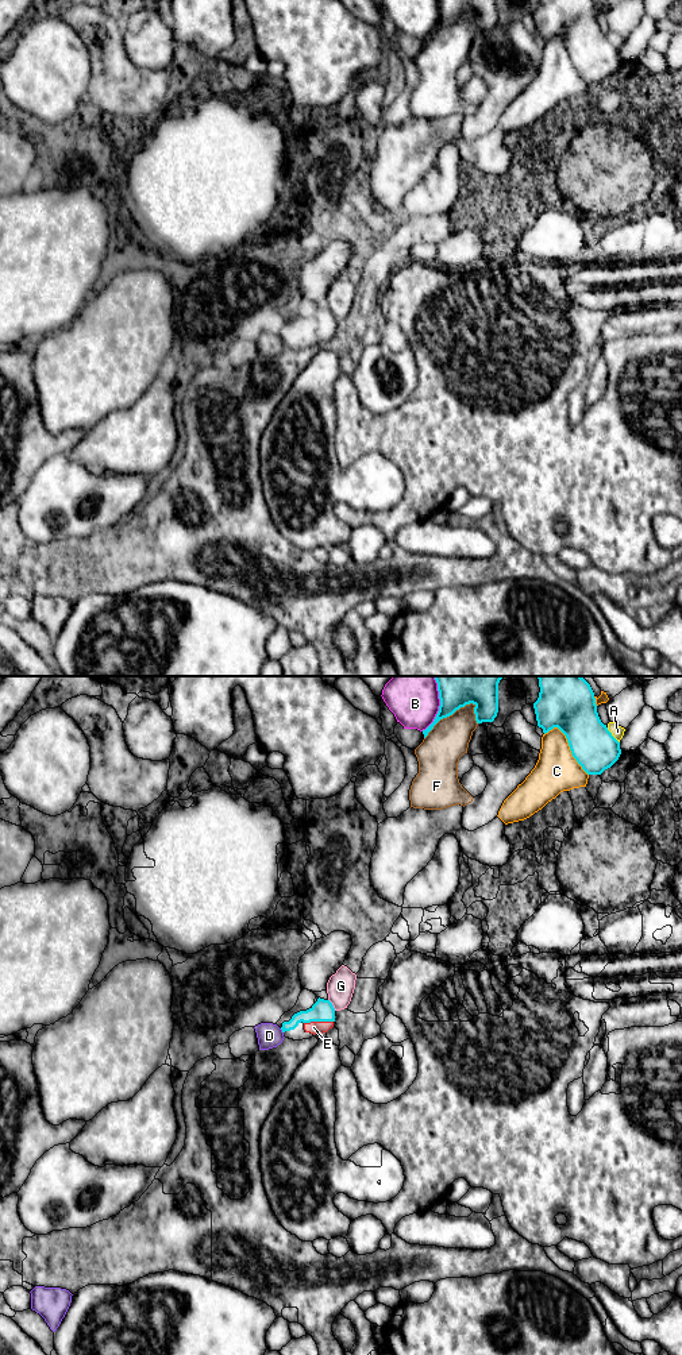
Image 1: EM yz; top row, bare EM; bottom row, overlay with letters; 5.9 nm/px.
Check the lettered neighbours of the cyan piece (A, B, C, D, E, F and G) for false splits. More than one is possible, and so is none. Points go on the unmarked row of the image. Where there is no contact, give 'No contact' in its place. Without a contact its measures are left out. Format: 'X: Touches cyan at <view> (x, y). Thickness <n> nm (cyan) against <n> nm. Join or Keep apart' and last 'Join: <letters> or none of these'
A: Touches cyan at yz (612, 45). Thickness 260 nm (cyan) against 80 nm. Keep apart
B: Touches cyan at yz (438, 20). Thickness 130 nm (cyan) against 220 nm. Keep apart
C: Touches cyan at yz (569, 54). Thickness 280 nm (cyan) against 260 nm. Keep apart
D: Touches cyan at yz (282, 340). Thickness 110 nm (cyan) against 150 nm. Keep apart
E: Touches cyan at yz (318, 329). Thickness 130 nm (cyan) against 80 nm. Join
F: Touches cyan at yz (449, 24). Thickness 140 nm (cyan) against 240 nm. Keep apart
G: Touches cyan at yz (331, 313). Thickness 130 nm (cyan) against 160 nm. Keep apart
Join: E

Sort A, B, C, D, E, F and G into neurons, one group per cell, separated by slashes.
A / B / C / D G / E / F

